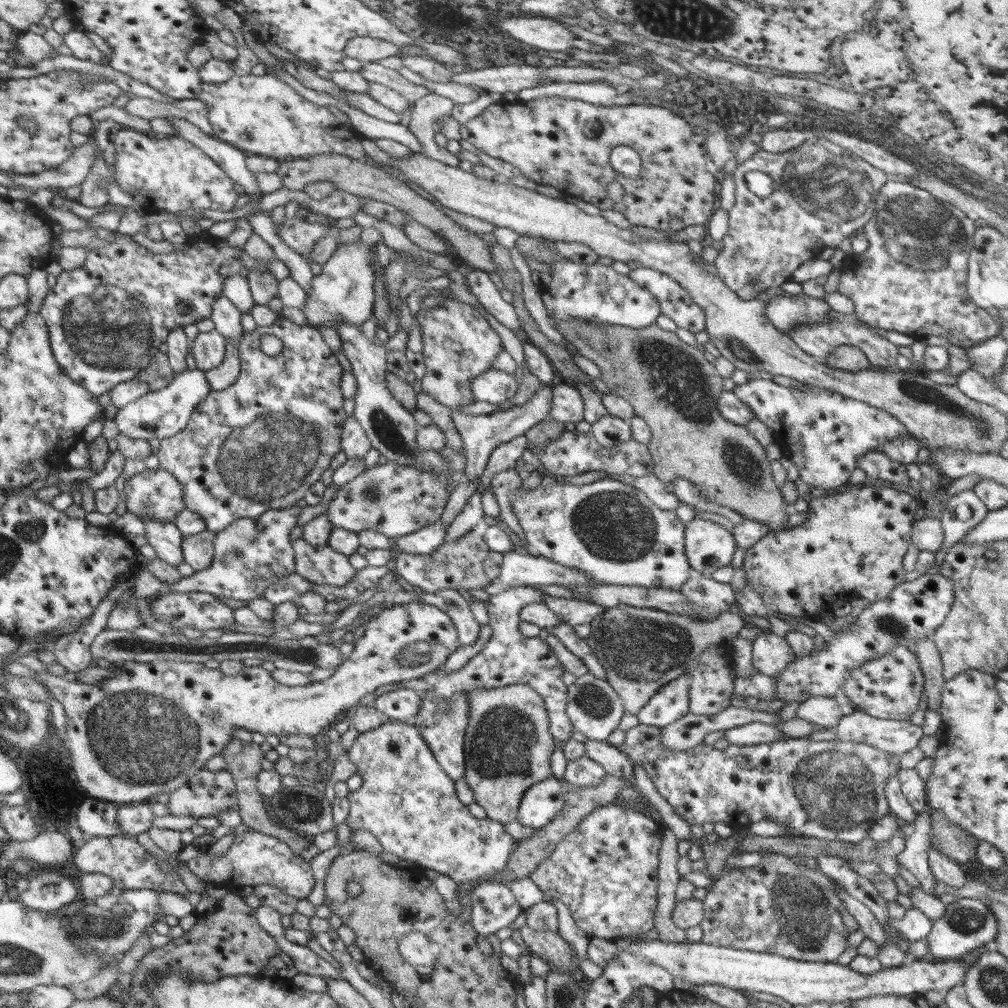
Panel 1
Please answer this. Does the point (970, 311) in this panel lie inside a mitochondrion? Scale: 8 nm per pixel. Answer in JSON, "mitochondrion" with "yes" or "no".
{"mitochondrion":"no"}

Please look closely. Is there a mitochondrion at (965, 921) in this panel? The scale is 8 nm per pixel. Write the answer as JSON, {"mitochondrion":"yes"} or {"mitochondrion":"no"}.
{"mitochondrion":"yes"}

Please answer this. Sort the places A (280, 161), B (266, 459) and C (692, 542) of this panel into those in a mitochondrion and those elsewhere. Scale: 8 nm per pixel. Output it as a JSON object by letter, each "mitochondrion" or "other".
{"A":"other","B":"mitochondrion","C":"other"}

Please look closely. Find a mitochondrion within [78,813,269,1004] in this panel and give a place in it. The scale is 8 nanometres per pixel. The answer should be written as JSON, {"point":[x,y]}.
{"point":[104,928]}

